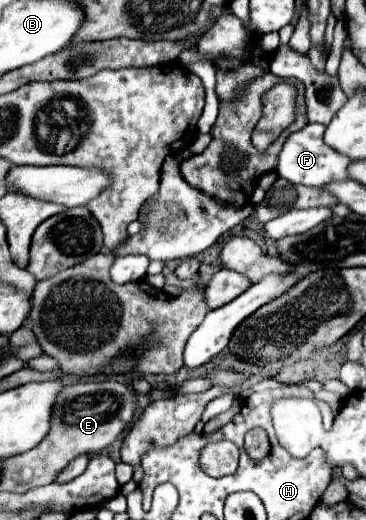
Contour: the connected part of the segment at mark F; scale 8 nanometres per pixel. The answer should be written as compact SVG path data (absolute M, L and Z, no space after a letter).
M308 123L304 129L292 133L286 143L282 145L282 151L278 153L278 165L276 165L276 173L282 179L288 179L292 183L300 183L300 185L312 185L312 187L324 187L332 181L344 181L348 179L346 175L346 167L350 163L348 157L336 153L334 149L330 149L324 141L324 125L320 123Z

